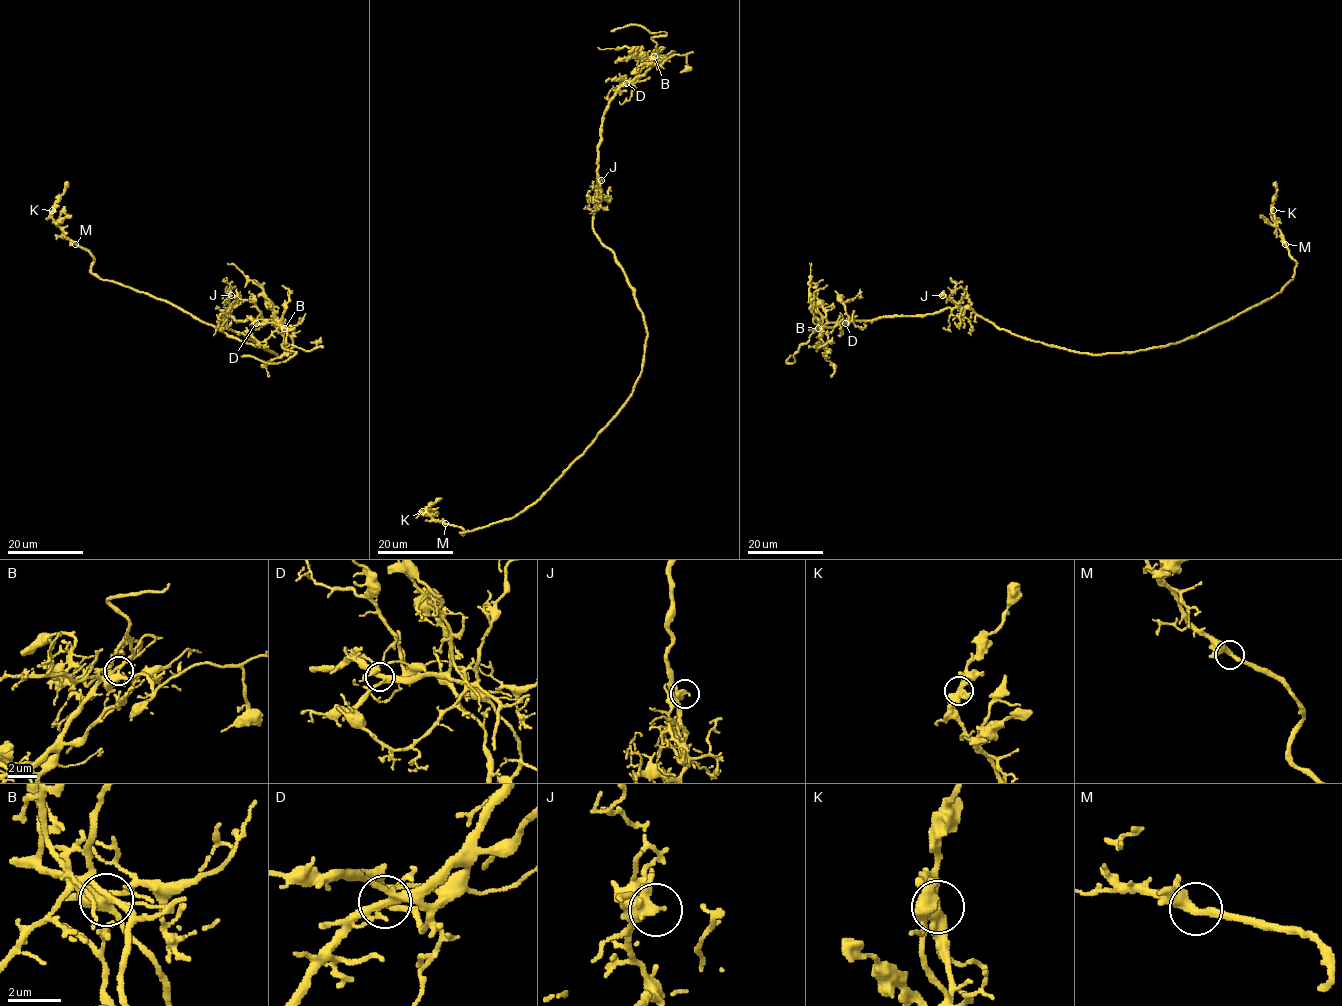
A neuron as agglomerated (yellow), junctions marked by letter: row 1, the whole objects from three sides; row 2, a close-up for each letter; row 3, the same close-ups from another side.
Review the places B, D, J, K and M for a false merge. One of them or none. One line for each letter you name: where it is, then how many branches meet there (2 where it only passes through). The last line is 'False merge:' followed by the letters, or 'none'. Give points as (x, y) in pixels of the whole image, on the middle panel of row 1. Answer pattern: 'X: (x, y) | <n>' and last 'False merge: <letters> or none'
B: (654, 56) | 3
False merge: B

